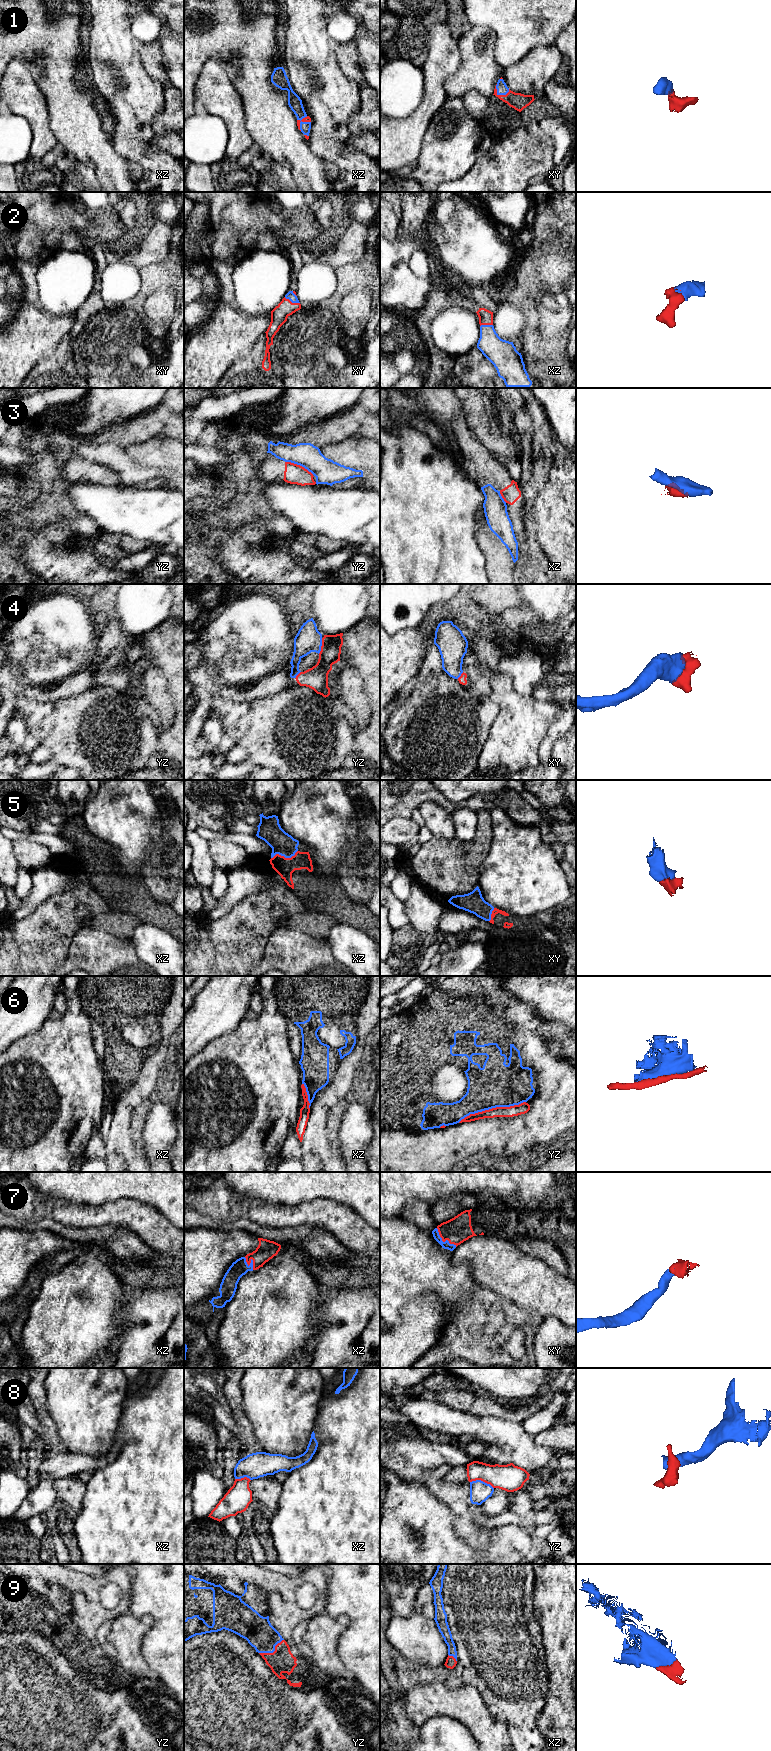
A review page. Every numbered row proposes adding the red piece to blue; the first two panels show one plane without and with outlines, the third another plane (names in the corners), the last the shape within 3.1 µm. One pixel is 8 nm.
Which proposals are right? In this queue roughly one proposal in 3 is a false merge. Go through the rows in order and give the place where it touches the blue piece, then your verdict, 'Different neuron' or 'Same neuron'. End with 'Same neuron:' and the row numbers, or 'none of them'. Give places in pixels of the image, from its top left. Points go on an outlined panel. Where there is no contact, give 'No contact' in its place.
1: Touches blue at xz (300, 122). Same neuron
2: Touches blue at xy (292, 302). Same neuron
3: Touches blue at yz (299, 464). Different neuron
4: Touches blue at yz (320, 646). Same neuron
5: Touches blue at xz (284, 856). Same neuron
6: Touches blue at yz (491, 1108). Different neuron
7: Touches blue at xy (442, 1241). Same neuron
8: Touches blue at yz (482, 1481). Different neuron
9: Touches blue at yz (272, 1652). Same neuron
Same neuron: 1, 2, 4, 5, 7, 9

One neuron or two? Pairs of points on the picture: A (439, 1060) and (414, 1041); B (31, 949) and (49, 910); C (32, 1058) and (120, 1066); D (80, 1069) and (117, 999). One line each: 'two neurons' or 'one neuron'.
A: one neuron
B: one neuron
C: two neurons
D: two neurons

